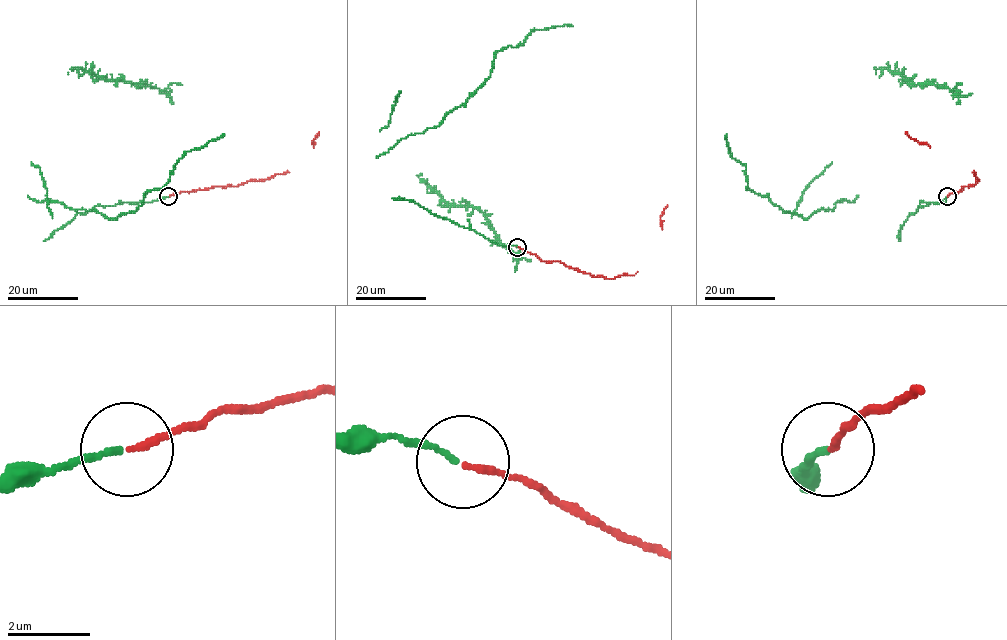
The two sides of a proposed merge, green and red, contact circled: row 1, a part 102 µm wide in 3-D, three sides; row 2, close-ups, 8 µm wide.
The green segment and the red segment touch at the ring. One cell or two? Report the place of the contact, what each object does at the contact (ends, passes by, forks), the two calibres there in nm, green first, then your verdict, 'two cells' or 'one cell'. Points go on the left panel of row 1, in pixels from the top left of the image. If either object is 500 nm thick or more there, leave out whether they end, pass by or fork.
(168, 196) | green ends | red ends | 130/150 nm | one cell

